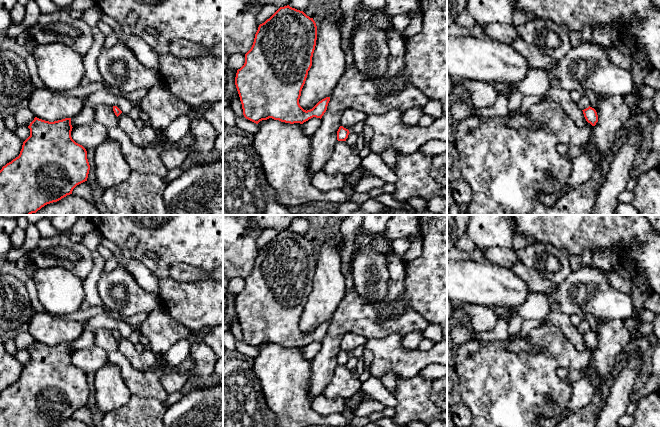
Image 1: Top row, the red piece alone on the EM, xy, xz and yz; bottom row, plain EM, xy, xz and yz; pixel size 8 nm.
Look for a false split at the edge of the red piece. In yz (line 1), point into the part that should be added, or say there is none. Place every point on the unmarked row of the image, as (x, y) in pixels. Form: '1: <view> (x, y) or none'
1: none

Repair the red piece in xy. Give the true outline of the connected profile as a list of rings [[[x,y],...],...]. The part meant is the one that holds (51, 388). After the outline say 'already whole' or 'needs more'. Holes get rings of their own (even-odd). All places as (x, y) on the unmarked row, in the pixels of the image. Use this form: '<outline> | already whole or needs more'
[[[37,341],[28,350],[30,360],[23,366],[18,381],[0,394],[0,427],[53,427],[72,418],[73,413],[87,405],[90,389],[86,373],[71,361],[71,342],[49,346]]] | already whole

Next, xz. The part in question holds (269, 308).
[[[289,229],[280,231],[259,249],[253,269],[245,278],[245,287],[237,294],[235,301],[246,343],[256,348],[269,342],[290,348],[303,348],[313,341],[322,342],[330,321],[322,323],[307,335],[299,328],[302,312],[312,290],[316,264],[317,250],[313,242]]] | already whole

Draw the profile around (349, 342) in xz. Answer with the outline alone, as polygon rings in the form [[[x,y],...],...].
[[[346,334],[341,343],[340,348],[346,353],[353,352],[357,347],[363,346],[367,342],[367,338],[361,335]]]

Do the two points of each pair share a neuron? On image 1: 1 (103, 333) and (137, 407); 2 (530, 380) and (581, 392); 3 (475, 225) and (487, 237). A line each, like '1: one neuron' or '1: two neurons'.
1: one neuron
2: two neurons
3: one neuron

